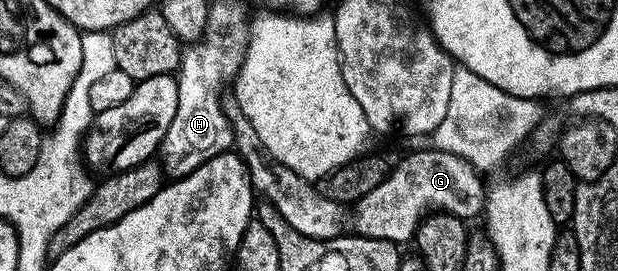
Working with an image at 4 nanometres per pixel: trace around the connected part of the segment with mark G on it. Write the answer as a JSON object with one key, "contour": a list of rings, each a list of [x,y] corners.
{"contour":[[[436,147],[428,148],[417,149],[414,153],[407,154],[398,165],[394,164],[390,168],[387,180],[379,183],[379,187],[375,187],[375,191],[363,195],[363,199],[356,202],[356,232],[360,236],[383,239],[394,243],[402,243],[401,241],[412,242],[416,238],[417,229],[421,225],[422,219],[434,211],[450,213],[462,219],[470,219],[469,217],[480,218],[482,216],[487,200],[487,185],[481,182],[482,174],[459,155],[451,155],[447,151]]]}

